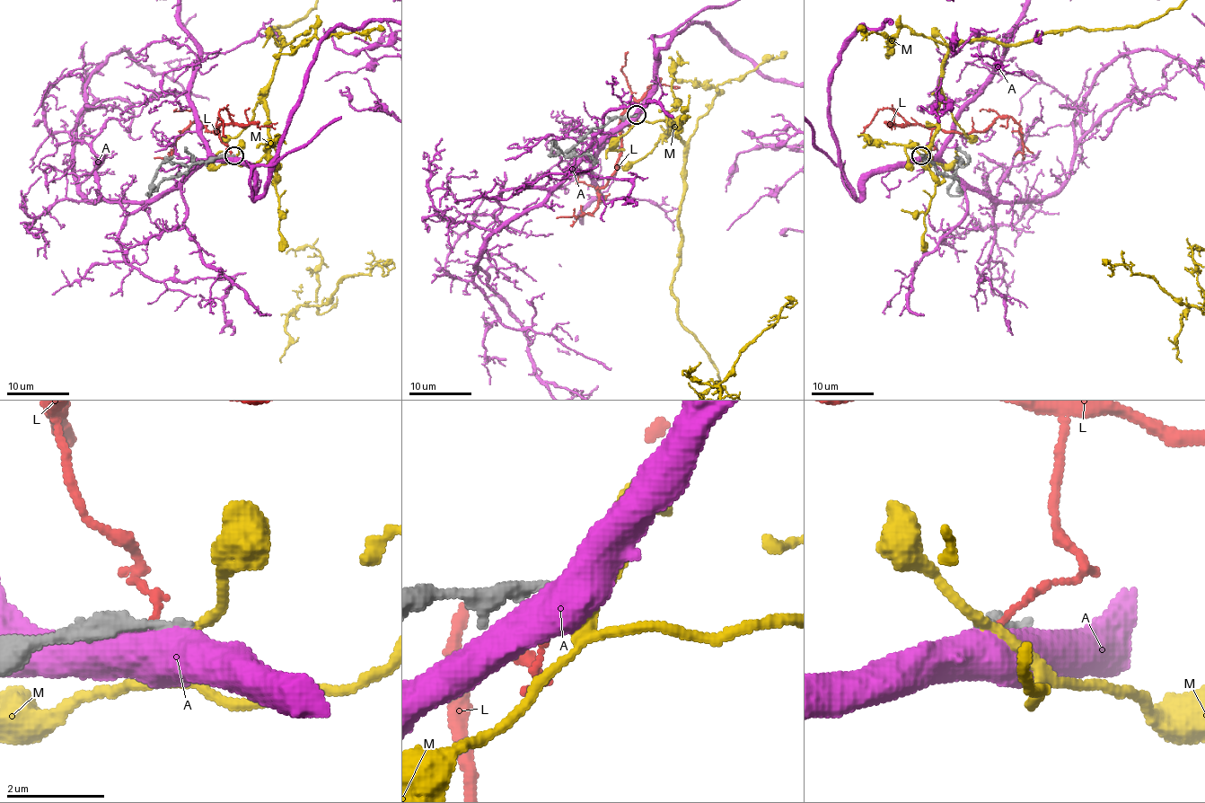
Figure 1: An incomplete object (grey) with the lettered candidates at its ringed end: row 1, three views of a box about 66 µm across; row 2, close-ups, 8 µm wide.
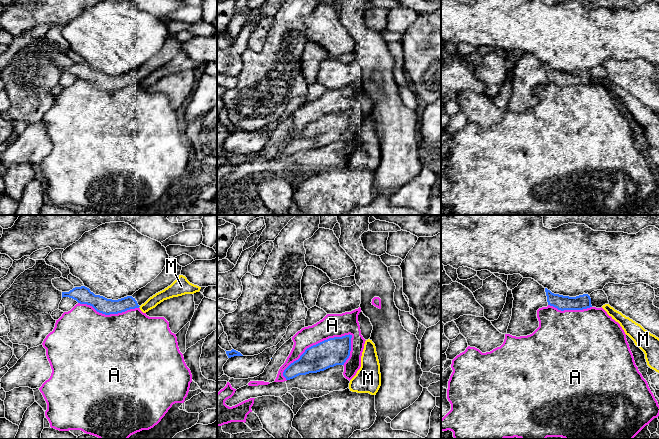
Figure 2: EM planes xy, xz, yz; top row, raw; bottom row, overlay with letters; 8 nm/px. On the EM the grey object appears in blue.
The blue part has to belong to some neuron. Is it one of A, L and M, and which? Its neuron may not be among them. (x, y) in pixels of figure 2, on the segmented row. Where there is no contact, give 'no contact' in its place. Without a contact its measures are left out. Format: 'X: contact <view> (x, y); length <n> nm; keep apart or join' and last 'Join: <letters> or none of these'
A: contact xz (316, 344); length 650 nm; keep apart
L: no contact; keep apart
M: no contact; keep apart
Join: none of these

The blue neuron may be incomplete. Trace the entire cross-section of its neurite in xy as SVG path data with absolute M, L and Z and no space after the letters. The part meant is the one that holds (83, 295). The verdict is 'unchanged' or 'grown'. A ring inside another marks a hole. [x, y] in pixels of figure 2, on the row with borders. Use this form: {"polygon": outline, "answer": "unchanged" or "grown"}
{"polygon": "M170 258L162 272L154 280L136 291L132 296L118 300L95 295L85 286L75 287L69 292L62 292L62 298L69 297L80 304L90 305L97 312L105 315L118 314L130 309L139 308L150 297L170 286L179 277L181 270L182 266L174 258Z", "answer": "grown"}

